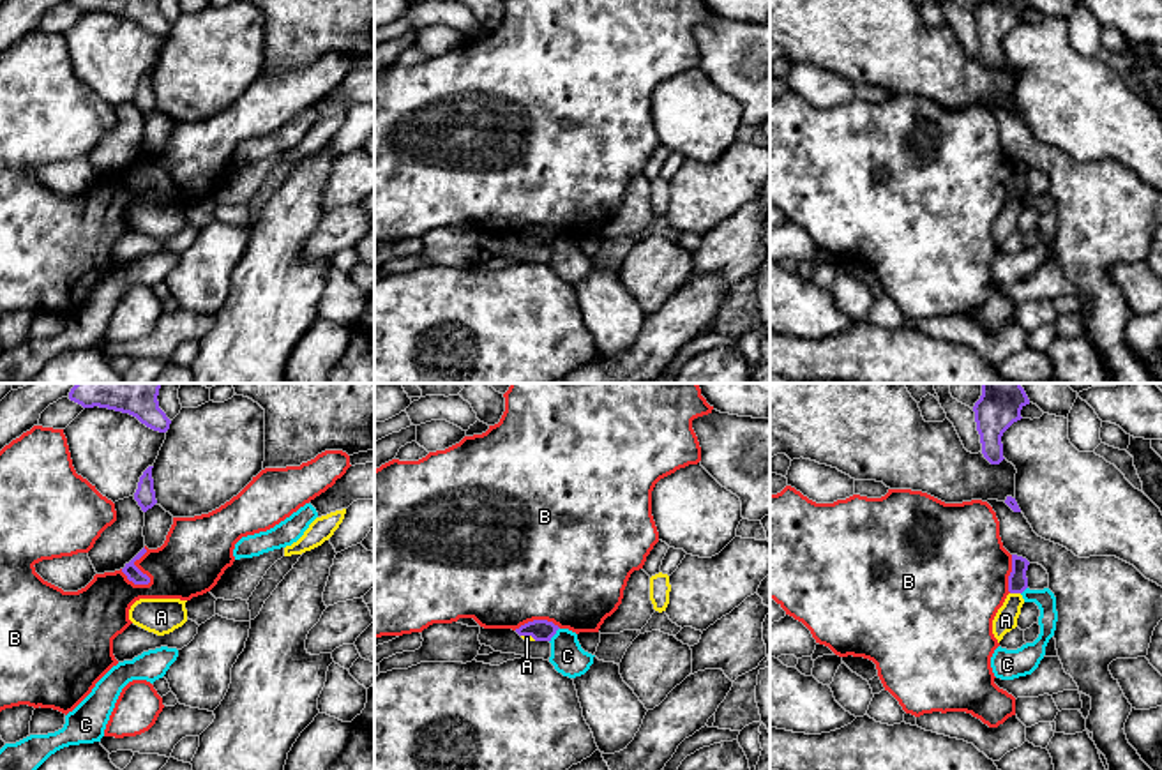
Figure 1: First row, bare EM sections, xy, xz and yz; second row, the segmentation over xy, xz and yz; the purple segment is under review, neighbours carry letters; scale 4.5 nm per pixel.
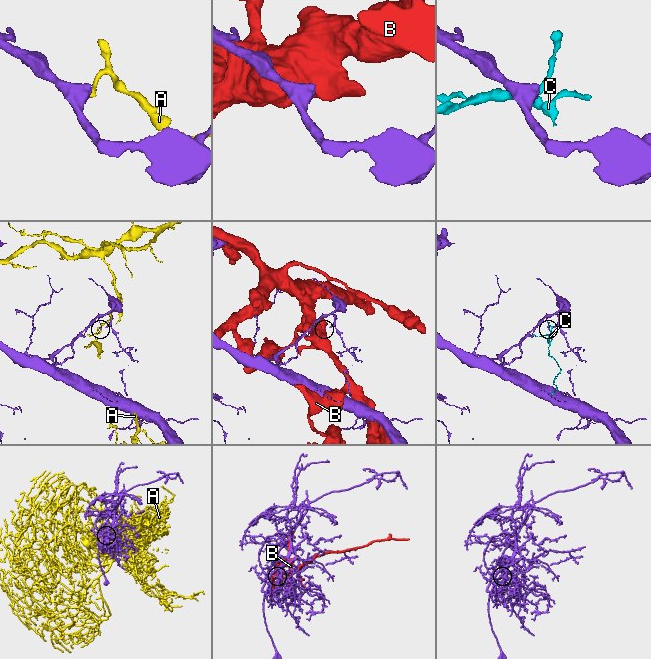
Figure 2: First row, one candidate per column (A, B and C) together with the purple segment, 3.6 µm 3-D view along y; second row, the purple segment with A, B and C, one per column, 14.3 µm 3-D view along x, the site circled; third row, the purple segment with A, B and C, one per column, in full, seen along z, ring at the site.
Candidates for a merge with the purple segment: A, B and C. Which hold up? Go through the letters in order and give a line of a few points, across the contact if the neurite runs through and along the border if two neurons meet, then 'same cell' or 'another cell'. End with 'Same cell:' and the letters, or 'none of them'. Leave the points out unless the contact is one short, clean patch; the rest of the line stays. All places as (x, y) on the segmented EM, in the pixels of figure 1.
A: another cell
B: another cell
C: line xz (558, 627), (550, 641); another cell
Same cell: none of them

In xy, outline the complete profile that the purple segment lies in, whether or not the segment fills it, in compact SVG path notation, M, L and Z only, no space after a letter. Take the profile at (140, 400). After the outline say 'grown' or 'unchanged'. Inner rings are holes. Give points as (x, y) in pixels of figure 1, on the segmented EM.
M76 383L69 399L83 408L108 408L136 417L147 427L166 433L171 420L159 408L162 383Z | unchanged

